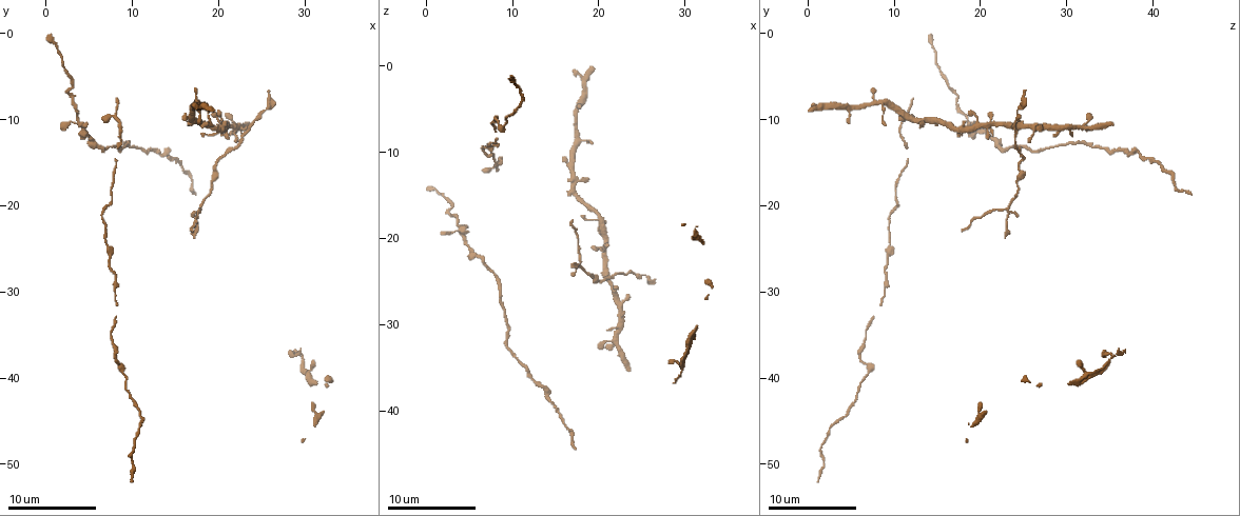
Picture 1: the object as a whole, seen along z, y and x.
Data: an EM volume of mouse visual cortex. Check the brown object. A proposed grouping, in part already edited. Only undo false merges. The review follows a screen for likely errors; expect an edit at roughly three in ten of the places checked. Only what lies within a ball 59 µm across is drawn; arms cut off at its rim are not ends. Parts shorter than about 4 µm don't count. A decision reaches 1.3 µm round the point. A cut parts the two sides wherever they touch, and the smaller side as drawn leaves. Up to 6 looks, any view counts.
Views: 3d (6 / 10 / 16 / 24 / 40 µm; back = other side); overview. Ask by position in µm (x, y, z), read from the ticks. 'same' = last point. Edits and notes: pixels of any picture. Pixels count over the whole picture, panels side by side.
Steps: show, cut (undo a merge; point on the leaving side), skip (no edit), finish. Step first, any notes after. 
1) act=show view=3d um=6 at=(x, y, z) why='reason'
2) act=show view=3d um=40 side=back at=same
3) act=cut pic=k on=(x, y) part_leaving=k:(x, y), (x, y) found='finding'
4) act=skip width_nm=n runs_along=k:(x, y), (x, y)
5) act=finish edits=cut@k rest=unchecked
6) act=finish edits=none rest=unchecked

act=show view=3d um=16 at=(17.6, 20.4, 23.2) why='four or more arms meet'

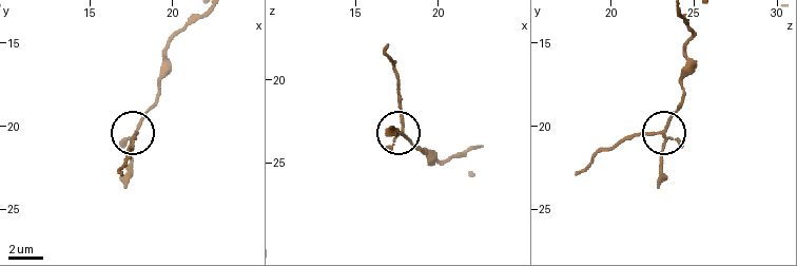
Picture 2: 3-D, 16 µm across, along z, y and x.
act=show view=3d um=6 at=(17.8, 20.5, 23.0)

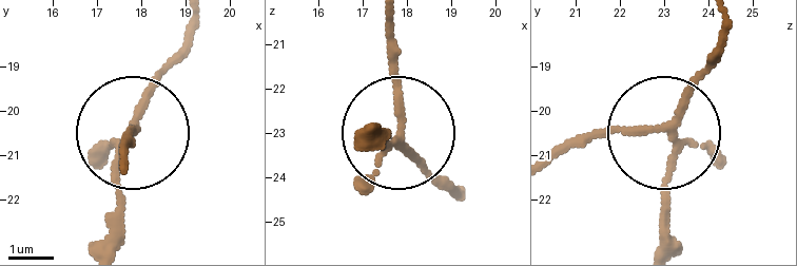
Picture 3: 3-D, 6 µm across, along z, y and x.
act=skip runs_along=3:(460, 193), (407, 140), (392, 19) found='one neuron here'

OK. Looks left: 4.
act=show view=3d um=16 at=(22.0, 11.4, 26.0)

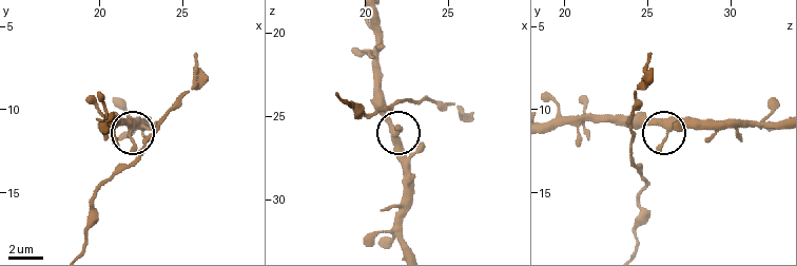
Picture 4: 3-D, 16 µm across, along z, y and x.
act=show view=3d um=6 at=(21.8, 11.5, 26.3)

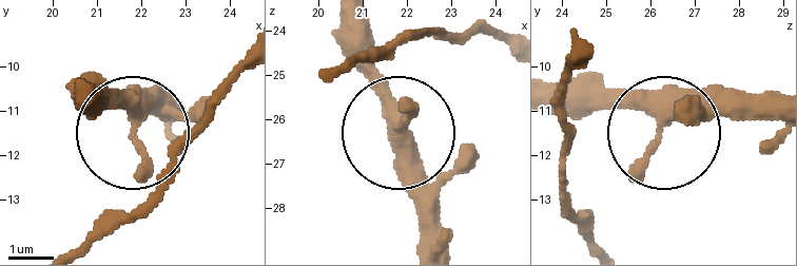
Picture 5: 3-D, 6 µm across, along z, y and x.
act=skip runs_along=5:(85, 99), (112, 103), (127, 122), (138, 156), (131, 221) found='one neuron here'

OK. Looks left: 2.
act=show view=3d um=16 at=(17.0, 10.0, 12.8) why='four-way junction'

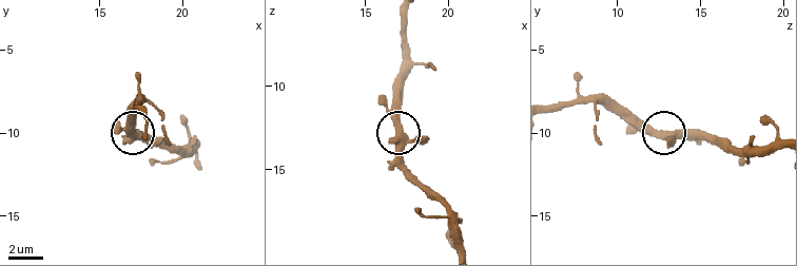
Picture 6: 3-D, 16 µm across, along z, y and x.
act=show view=3d um=16 side=back at=(17.1, 10.0, 12.8)

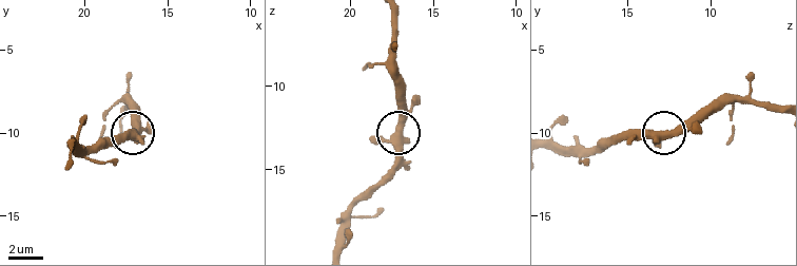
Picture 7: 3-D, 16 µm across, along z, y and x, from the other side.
act=skip arms=4 found='continuous, no second neuron'

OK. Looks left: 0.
act=finish edits=none rest=unchecked

